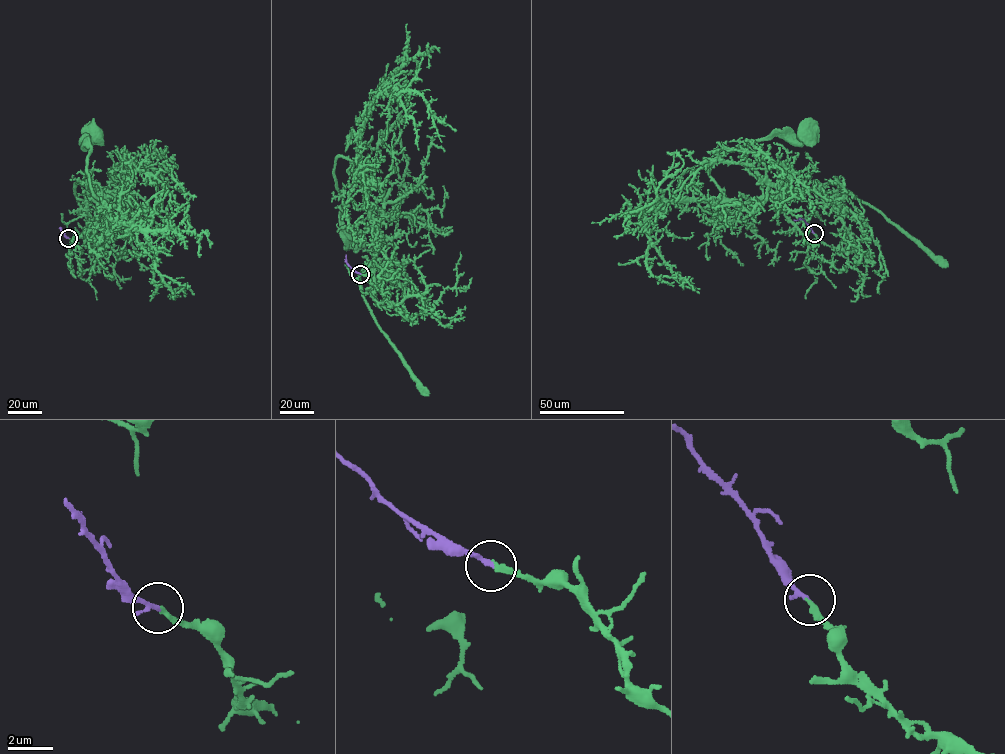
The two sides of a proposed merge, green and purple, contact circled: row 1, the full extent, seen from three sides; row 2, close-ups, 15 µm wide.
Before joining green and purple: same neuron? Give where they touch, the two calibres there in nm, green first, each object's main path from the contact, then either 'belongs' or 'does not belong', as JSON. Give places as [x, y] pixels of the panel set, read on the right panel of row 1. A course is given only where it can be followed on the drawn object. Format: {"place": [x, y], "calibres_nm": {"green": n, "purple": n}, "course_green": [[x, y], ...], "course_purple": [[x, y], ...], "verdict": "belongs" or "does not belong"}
{"place": [814, 233], "calibres_nm": {"green": 200, "purple": 140}, "course_green": [[814, 232], [835, 248], [845, 231], [822, 191], [729, 201], [709, 173], [728, 152], [764, 138], [804, 135]], "course_purple": [[814, 232], [803, 220], [794, 220]], "verdict": "belongs"}

